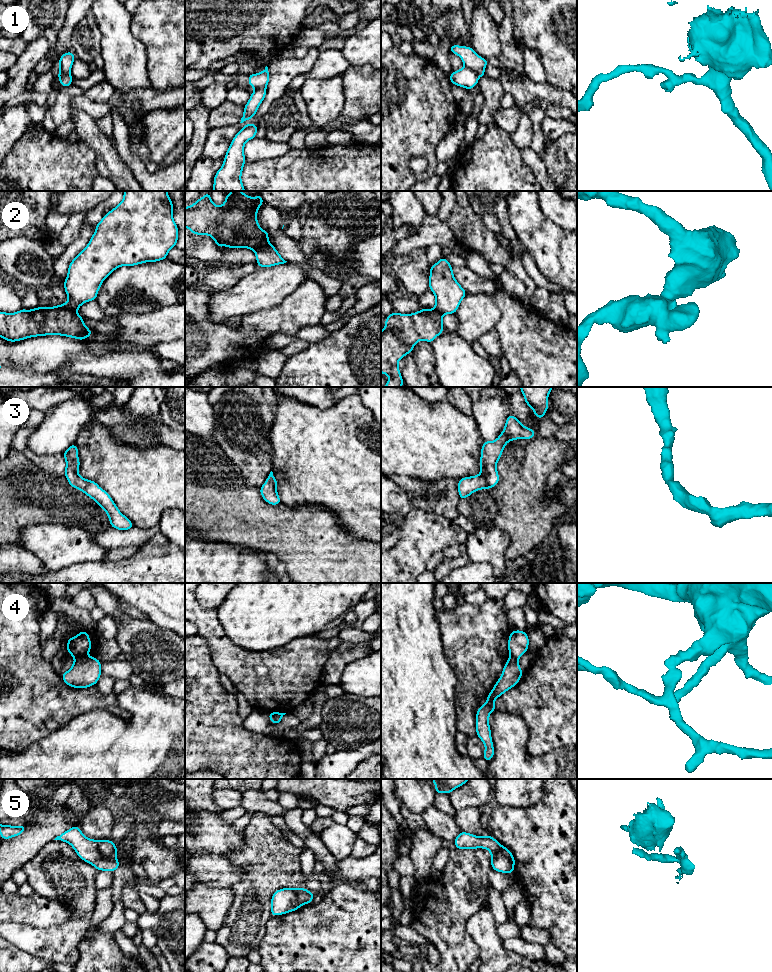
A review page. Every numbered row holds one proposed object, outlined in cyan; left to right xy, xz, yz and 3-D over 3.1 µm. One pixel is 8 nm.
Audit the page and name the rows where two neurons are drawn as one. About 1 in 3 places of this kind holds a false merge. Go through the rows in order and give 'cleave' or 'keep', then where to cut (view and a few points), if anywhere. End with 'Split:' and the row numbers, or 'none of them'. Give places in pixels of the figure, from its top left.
1: cleave; cut in yz along (465, 66), (469, 67), (478, 76)
2: cleave; cut in xy along (60, 305), (76, 312)
3: keep; no cut
4: cleave; cut in xy along (86, 655), (75, 658)
5: cleave; cut in xy along (97, 841), (97, 847), (104, 856), (115, 858)
Split: 1, 2, 4, 5

